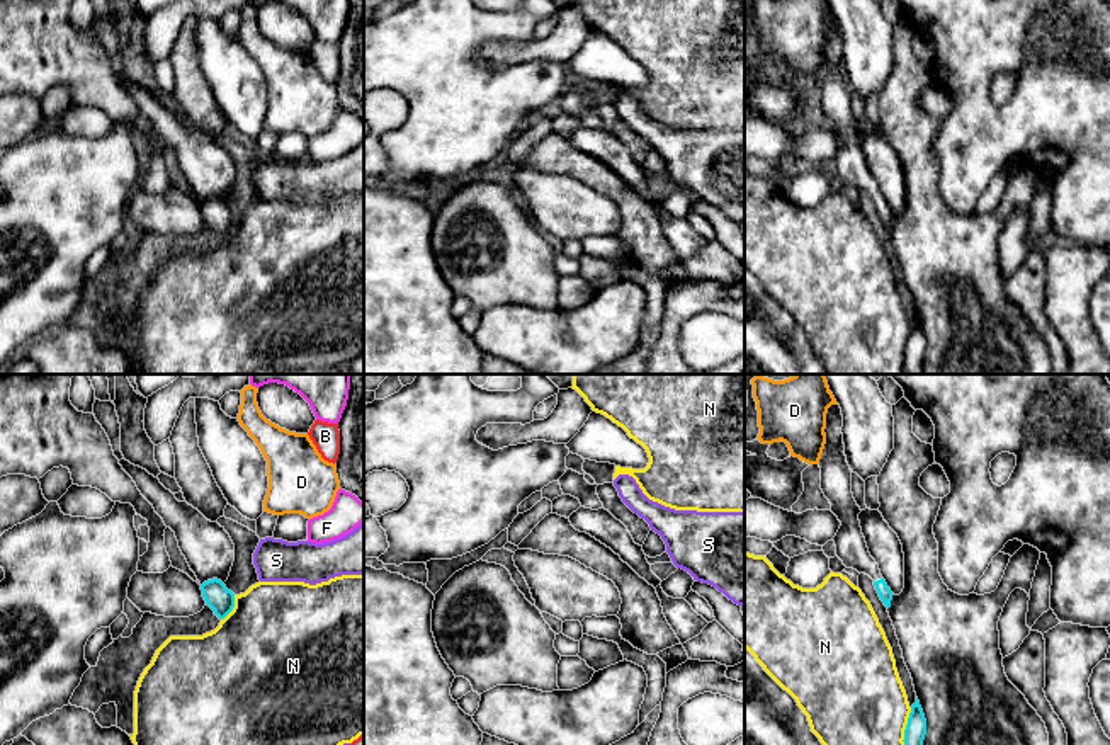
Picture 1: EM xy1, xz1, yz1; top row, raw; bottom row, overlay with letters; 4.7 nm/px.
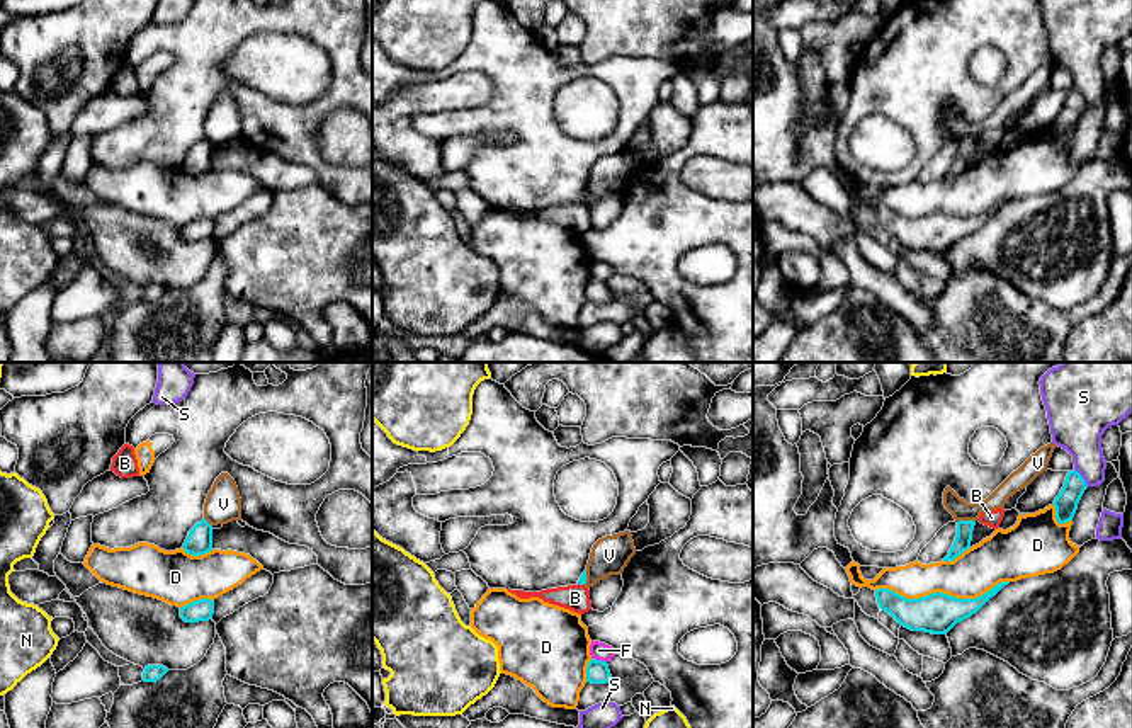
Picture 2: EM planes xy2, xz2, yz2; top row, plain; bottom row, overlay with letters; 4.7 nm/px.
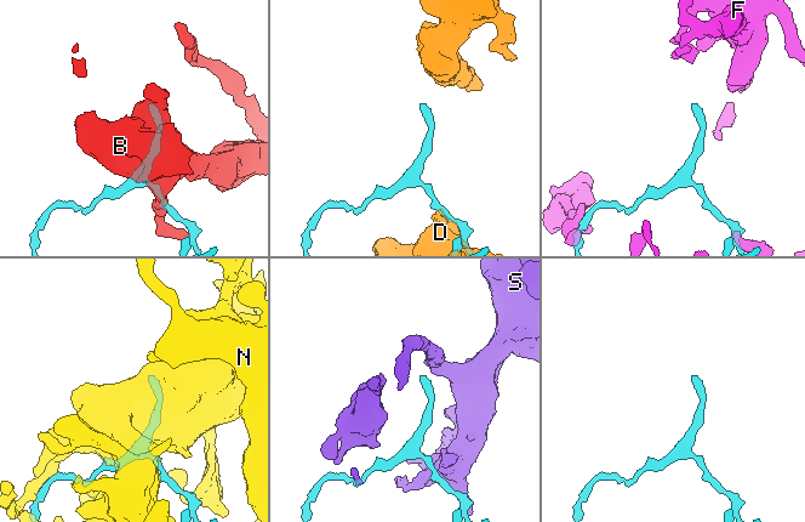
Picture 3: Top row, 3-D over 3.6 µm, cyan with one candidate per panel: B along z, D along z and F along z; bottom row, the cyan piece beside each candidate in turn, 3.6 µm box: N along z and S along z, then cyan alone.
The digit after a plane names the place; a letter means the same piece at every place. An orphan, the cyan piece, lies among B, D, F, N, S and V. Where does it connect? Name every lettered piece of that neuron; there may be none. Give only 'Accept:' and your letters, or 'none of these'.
Accept: none of these

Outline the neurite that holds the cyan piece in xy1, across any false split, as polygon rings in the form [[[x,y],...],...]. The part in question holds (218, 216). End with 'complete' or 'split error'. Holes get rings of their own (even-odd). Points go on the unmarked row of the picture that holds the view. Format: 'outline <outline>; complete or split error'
outline [[[207,199],[201,204],[206,223],[214,230],[219,238],[224,238],[235,226],[235,213],[218,199]]]; complete

